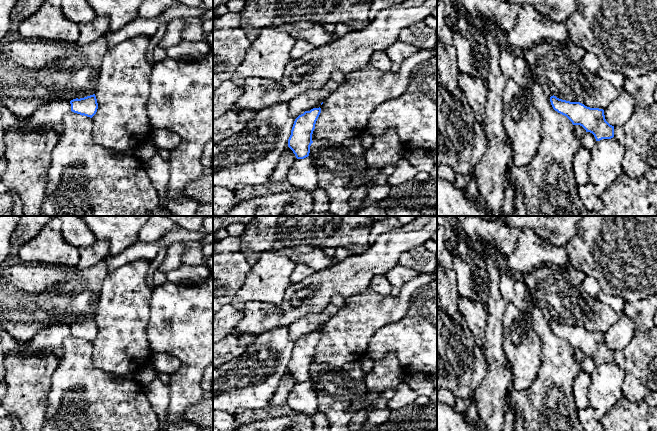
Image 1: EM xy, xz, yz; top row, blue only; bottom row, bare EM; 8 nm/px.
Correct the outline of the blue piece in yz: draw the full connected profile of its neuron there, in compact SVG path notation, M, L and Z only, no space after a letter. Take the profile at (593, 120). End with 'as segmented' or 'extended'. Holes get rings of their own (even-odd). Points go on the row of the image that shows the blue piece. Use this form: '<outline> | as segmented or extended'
M550 97L555 111L566 116L573 125L582 126L594 135L596 141L615 139L624 149L623 173L632 178L645 178L651 169L647 161L649 140L657 133L657 103L649 108L636 107L631 118L623 125L610 125L604 110L590 108L580 102Z | extended

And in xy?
M95 94L84 97L76 98L70 101L71 111L80 115L92 118L98 109L98 103Z | as segmented

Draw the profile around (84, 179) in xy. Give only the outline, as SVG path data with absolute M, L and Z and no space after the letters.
M69 111L63 118L63 133L52 151L46 196L40 216L170 216L166 215L143 163L134 156L121 155L93 140L93 120Z

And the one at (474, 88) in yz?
M460 72L458 82L475 118L483 125L487 94L484 80L480 77L473 77L466 72Z

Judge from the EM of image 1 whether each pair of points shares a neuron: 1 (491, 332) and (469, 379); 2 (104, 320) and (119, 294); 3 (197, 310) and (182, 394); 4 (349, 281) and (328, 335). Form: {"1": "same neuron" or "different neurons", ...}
{"1": "different neurons", "2": "same neuron", "3": "same neuron", "4": "different neurons"}

